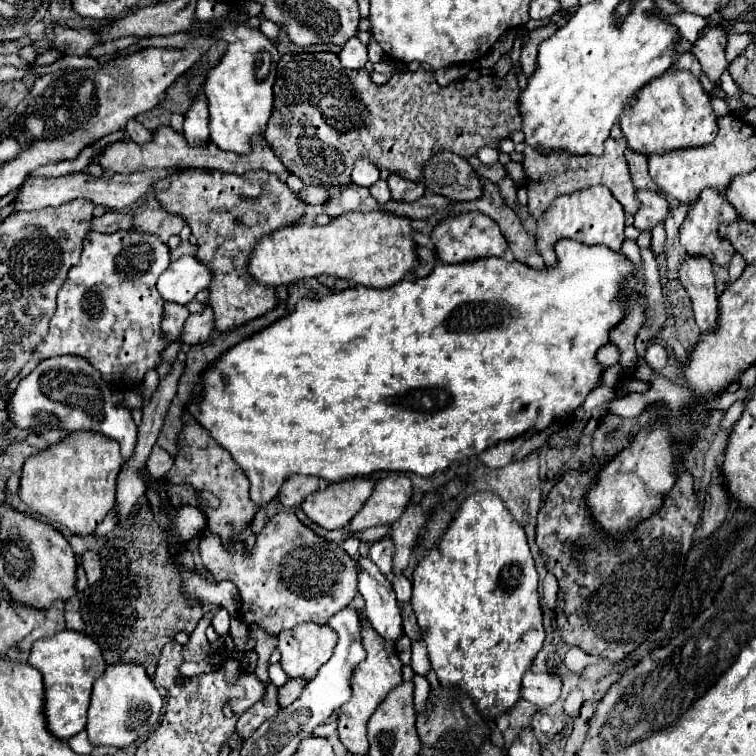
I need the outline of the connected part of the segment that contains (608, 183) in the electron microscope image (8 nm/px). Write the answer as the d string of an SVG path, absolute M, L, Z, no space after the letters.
M608 138L606 140L606 150L602 156L574 156L568 152L554 152L550 156L542 156L536 150L532 150L530 146L524 148L524 170L526 170L526 186L528 186L528 210L530 214L538 220L540 216L544 216L544 212L550 208L550 204L564 194L572 194L576 190L584 190L588 186L606 186L614 198L622 204L626 214L636 214L640 208L640 200L636 200L636 190L632 186L630 180L630 170L624 158L624 150L626 140L614 140Z

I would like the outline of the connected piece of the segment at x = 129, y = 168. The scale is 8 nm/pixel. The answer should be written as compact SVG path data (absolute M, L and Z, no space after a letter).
M162 126L154 132L154 140L148 144L136 144L132 140L122 140L122 142L114 142L110 146L104 148L104 152L98 156L100 166L110 170L110 172L118 172L118 174L132 174L138 170L150 170L150 168L206 168L206 170L220 170L220 172L232 172L242 176L244 172L250 170L268 170L274 172L282 182L288 178L288 170L284 168L284 164L280 162L280 158L272 152L272 148L268 146L268 142L262 136L256 136L252 140L252 154L248 156L240 156L234 152L224 152L220 148L216 148L216 144L208 144L204 148L192 148L188 146L188 142L184 140L182 134L174 132L168 126Z

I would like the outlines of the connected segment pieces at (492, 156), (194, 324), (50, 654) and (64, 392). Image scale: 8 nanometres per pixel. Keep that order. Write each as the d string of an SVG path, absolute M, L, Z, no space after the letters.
M484 146L484 148L478 150L478 158L480 158L482 164L492 166L492 164L498 162L498 150L496 148L490 148L490 146Z
M206 306L202 312L188 316L180 340L184 344L202 344L204 340L208 340L212 332L214 332L214 316L212 316L212 308Z
M62 630L52 638L38 640L32 646L28 664L40 670L44 676L46 720L52 734L60 740L68 740L74 734L82 732L86 728L86 712L90 704L92 686L106 670L104 658L100 656L100 648L96 648L96 642L88 638L84 632Z
M54 356L42 360L24 380L20 380L6 410L12 426L30 430L44 438L48 446L60 444L72 432L92 430L116 440L124 460L134 454L136 424L130 410L124 406L124 392L116 392L116 388L80 356Z

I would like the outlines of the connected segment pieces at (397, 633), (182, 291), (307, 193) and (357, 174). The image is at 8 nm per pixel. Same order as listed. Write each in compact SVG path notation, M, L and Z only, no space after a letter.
M358 558L360 564L360 578L358 578L358 592L364 596L366 606L364 614L370 620L372 628L390 642L398 642L404 636L402 624L402 610L396 600L392 584L386 576L372 564L370 558Z
M180 256L166 272L162 272L156 286L164 300L188 304L200 290L208 288L210 282L212 270L204 262L196 256Z
M308 186L300 194L302 194L302 200L306 200L308 204L324 204L324 200L328 200L328 192L332 192L332 188L326 188L326 186Z
M360 160L360 162L356 162L356 168L352 172L352 182L370 188L378 180L378 174L380 174L380 170L376 170L374 164L370 164L366 160Z

